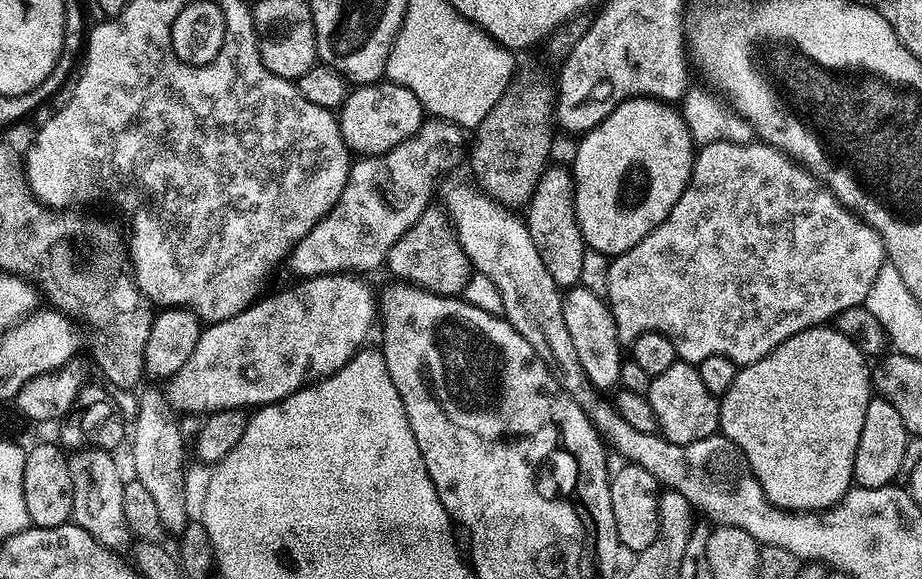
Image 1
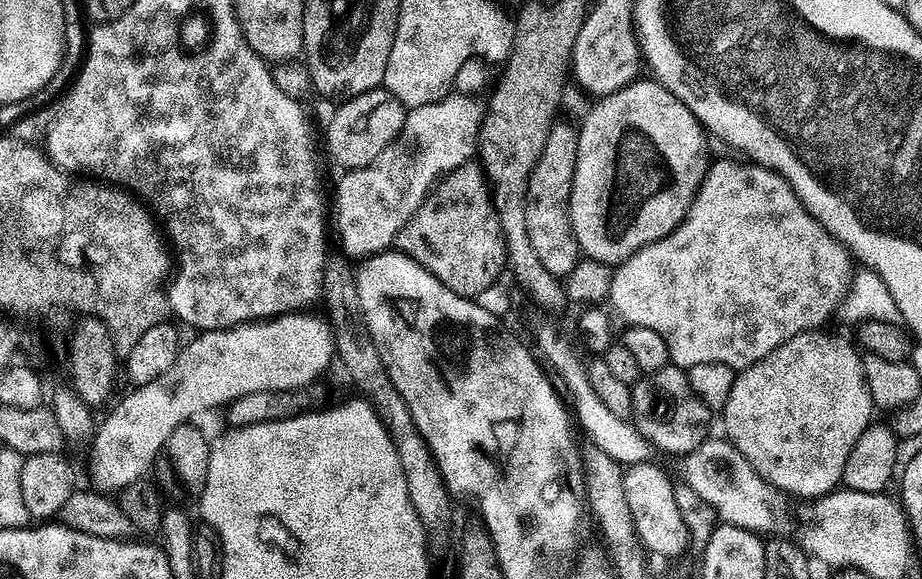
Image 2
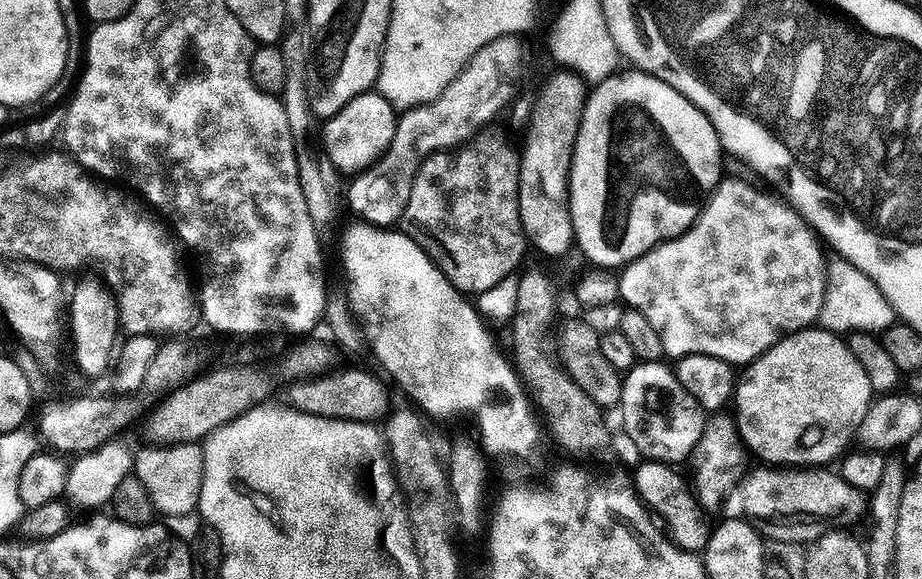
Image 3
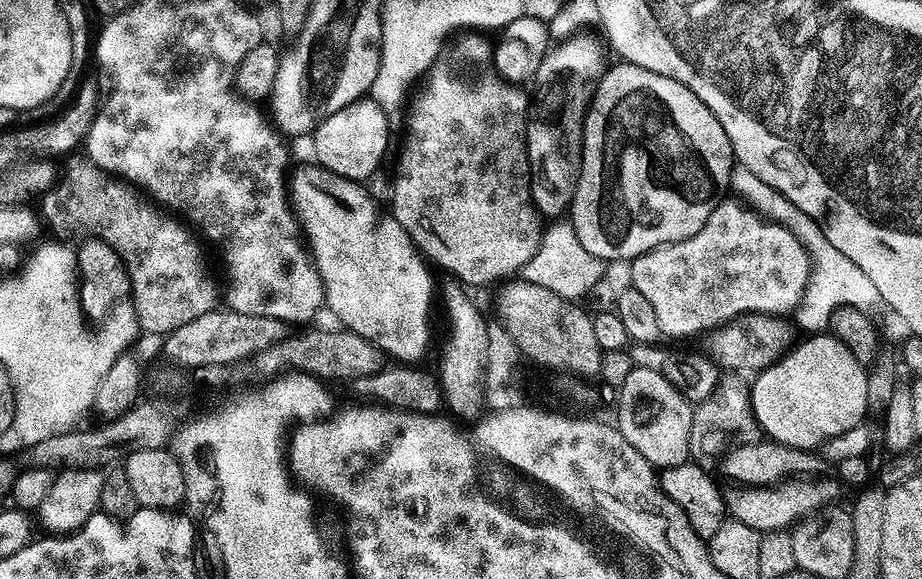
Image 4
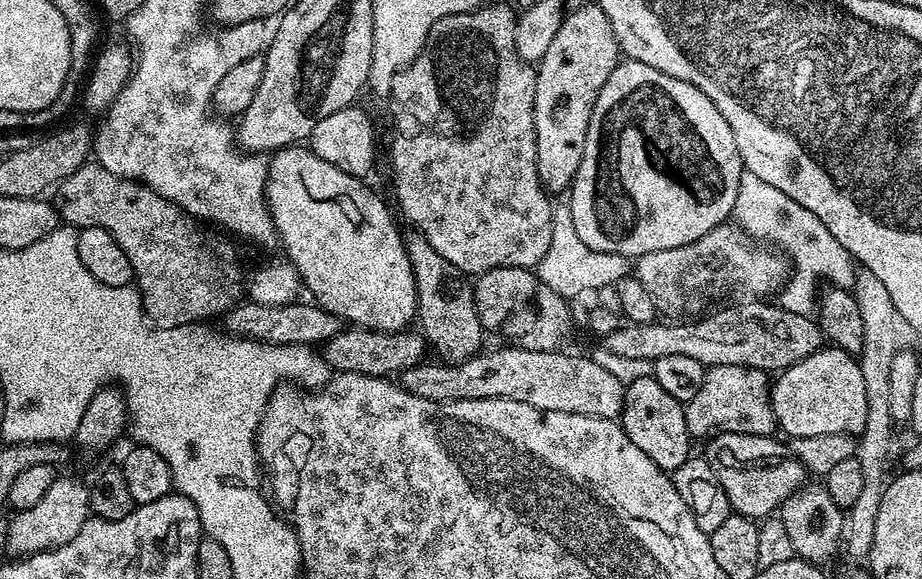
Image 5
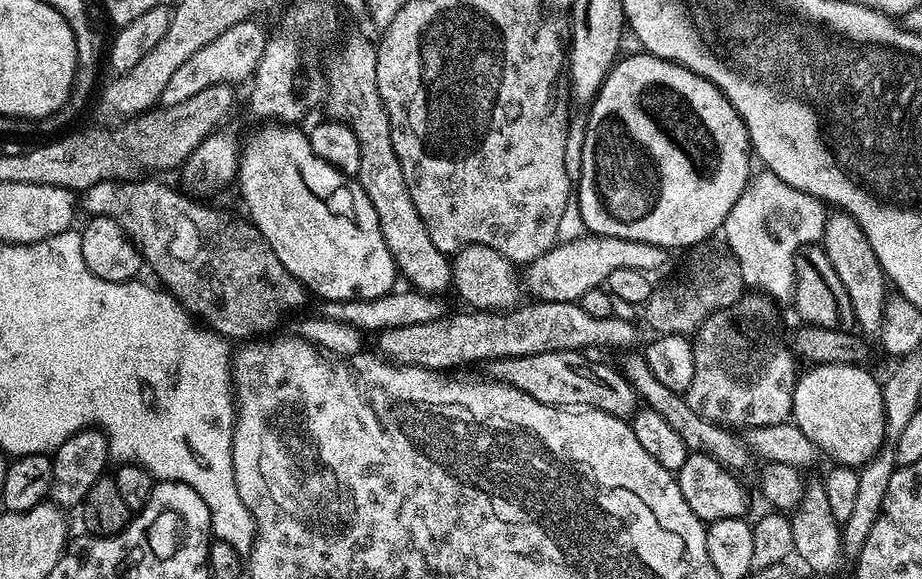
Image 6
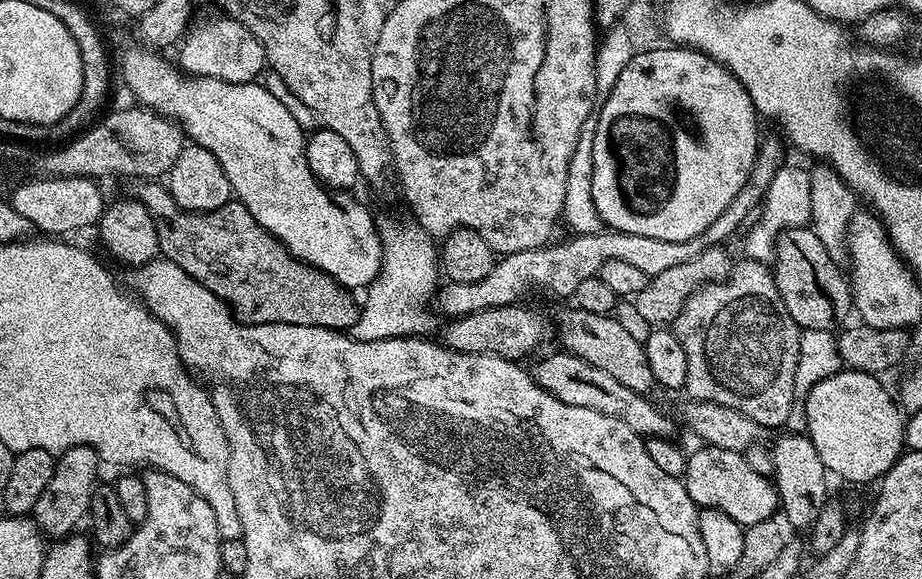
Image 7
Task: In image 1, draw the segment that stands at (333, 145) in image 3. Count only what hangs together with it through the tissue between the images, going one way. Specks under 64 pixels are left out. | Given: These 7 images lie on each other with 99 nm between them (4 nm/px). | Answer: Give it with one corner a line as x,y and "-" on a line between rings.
377,82
353,87
338,109
338,119
340,133
349,153
363,158
381,156
384,152
394,150
394,146
406,142
406,138
416,135
426,119
426,113
418,98
414,98
406,86

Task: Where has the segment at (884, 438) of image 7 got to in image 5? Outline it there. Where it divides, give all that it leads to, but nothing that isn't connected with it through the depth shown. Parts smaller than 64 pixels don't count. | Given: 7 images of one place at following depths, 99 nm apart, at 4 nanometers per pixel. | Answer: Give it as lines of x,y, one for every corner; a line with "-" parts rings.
821,346
814,354
810,354
806,358
802,358
802,362
798,362
794,366
784,369
775,377
774,383
770,388
770,403
772,405
772,413
776,416
776,422
779,431
785,432
788,438
797,436
809,436
810,434
850,434
859,437
866,426
866,386
862,382
862,370
860,369
860,361
853,353
844,352
841,348
835,346

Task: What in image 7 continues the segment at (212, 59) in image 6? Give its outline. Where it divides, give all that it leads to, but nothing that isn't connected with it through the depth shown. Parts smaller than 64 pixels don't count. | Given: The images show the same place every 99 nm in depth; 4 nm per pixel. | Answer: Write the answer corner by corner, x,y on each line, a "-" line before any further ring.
231,18
223,19
216,20
213,24
204,24
197,32
194,30
187,35
178,48
179,67
192,78
209,76
231,84
255,81
266,68
262,42
258,42
258,38
254,38
254,34
250,34
250,30
242,26
242,22

